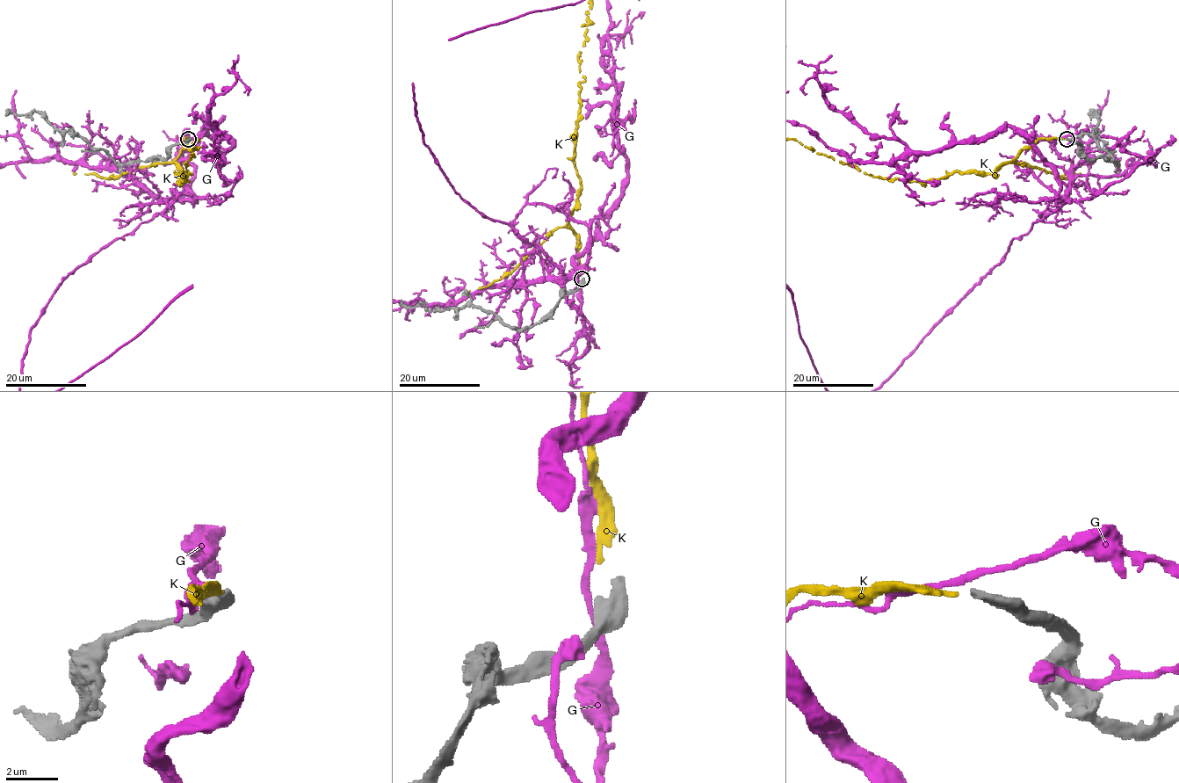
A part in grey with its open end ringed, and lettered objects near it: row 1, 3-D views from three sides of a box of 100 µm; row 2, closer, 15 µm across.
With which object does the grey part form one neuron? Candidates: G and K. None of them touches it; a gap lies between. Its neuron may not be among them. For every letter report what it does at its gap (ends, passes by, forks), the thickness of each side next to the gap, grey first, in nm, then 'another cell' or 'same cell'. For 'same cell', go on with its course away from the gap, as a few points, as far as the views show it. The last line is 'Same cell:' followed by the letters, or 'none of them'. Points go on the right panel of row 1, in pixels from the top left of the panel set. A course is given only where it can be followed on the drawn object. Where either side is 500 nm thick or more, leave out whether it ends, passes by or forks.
G: it passes by | 400/240 nm | another cell
K: it ends | 400/220 nm | same cell
Same cell: K

